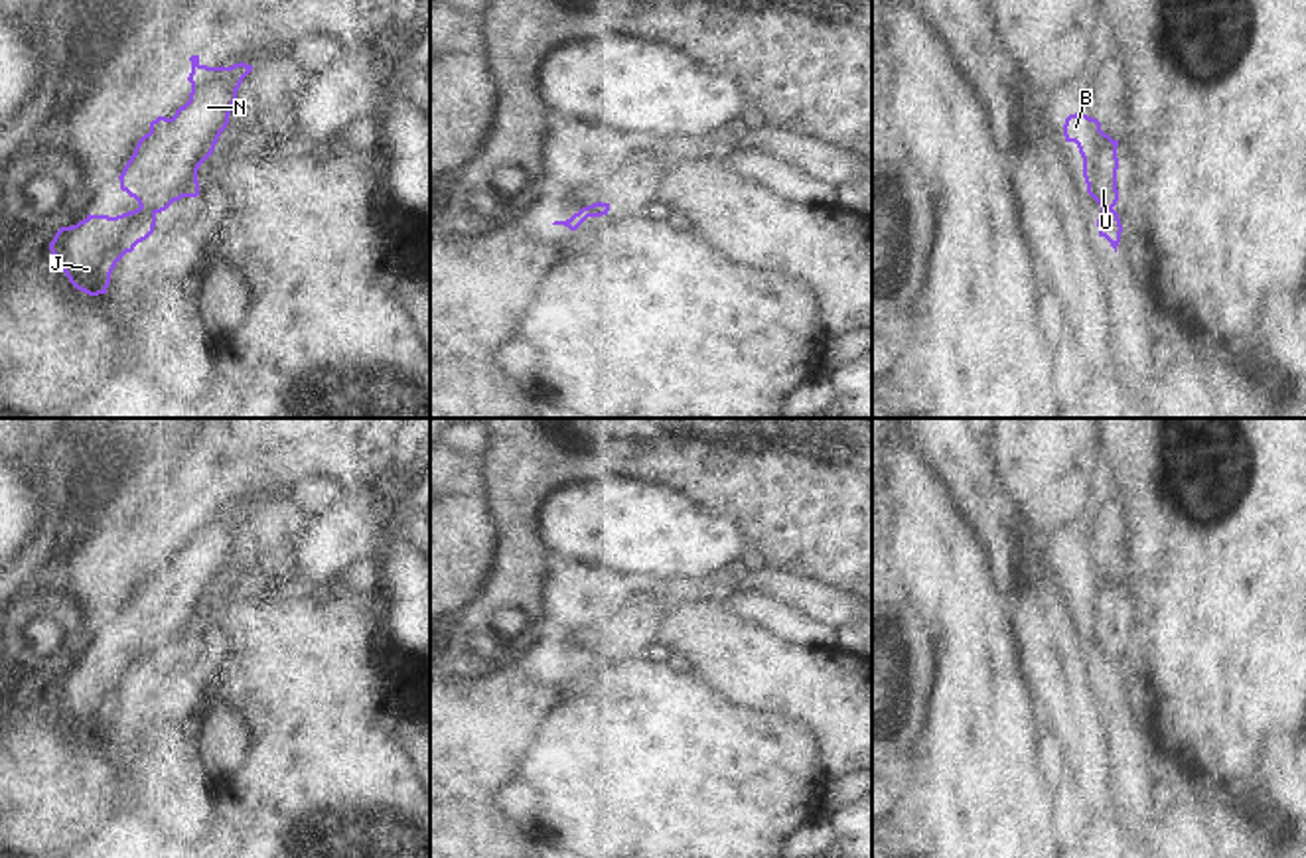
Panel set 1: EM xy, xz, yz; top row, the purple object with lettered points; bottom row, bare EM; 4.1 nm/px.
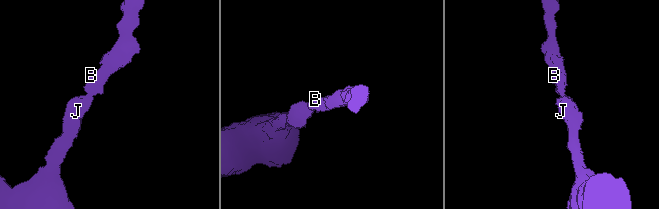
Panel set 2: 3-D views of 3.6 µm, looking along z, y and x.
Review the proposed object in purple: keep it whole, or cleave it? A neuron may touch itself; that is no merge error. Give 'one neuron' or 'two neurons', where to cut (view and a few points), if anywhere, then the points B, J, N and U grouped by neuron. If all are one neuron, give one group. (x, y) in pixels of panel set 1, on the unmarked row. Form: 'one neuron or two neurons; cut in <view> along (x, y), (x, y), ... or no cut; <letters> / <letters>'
one neuron; no cut; B J N U

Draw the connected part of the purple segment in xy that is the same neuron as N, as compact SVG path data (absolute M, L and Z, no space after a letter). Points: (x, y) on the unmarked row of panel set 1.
M191 497L189 542L172 560L150 564L120 621L120 631L138 643L138 651L109 659L87 657L71 669L61 669L49 692L69 724L89 736L107 736L116 704L146 682L156 669L156 657L181 639L197 639L199 608L213 596L243 521L253 507L207 509Z

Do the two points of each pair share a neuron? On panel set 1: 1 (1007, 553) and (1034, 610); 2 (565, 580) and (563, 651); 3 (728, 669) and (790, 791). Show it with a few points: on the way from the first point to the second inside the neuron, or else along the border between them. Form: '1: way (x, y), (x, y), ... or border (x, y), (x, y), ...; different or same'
1: border (1044, 545), (1022, 553), (1011, 600); different
2: border (545, 628), (569, 636), (582, 647); different
3: border (709, 683), (746, 707), (794, 716); different

